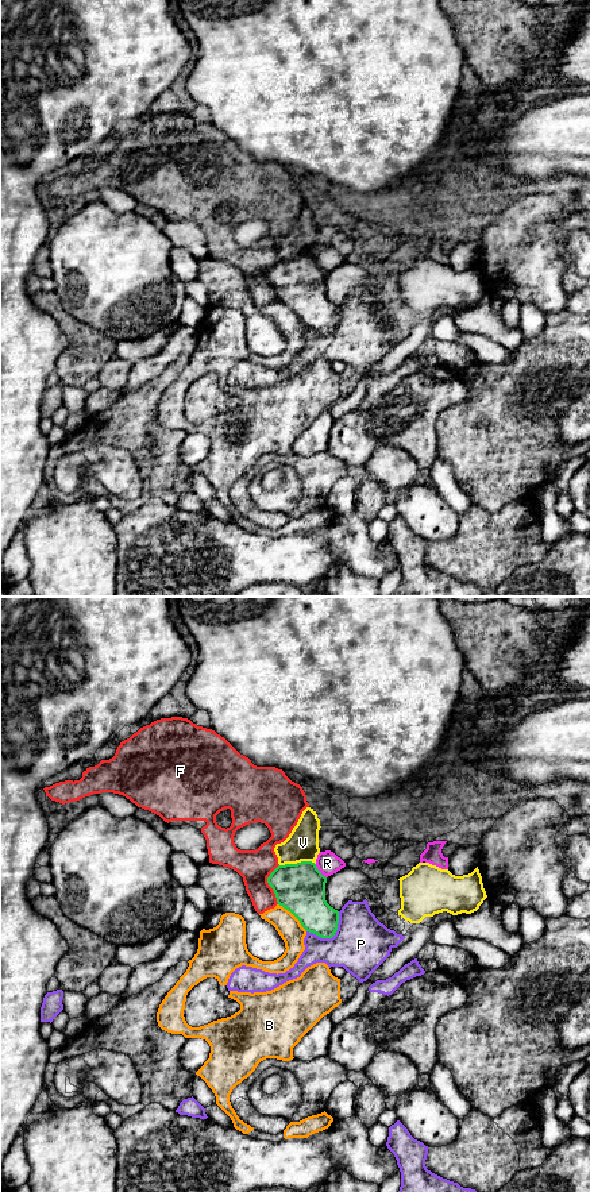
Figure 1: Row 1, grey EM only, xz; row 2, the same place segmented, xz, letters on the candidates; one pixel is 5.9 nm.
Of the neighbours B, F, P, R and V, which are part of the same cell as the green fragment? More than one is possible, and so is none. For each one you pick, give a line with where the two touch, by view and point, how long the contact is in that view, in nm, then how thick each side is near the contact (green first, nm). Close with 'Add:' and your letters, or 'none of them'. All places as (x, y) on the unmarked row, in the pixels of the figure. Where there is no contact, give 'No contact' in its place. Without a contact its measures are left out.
Add: none of them

